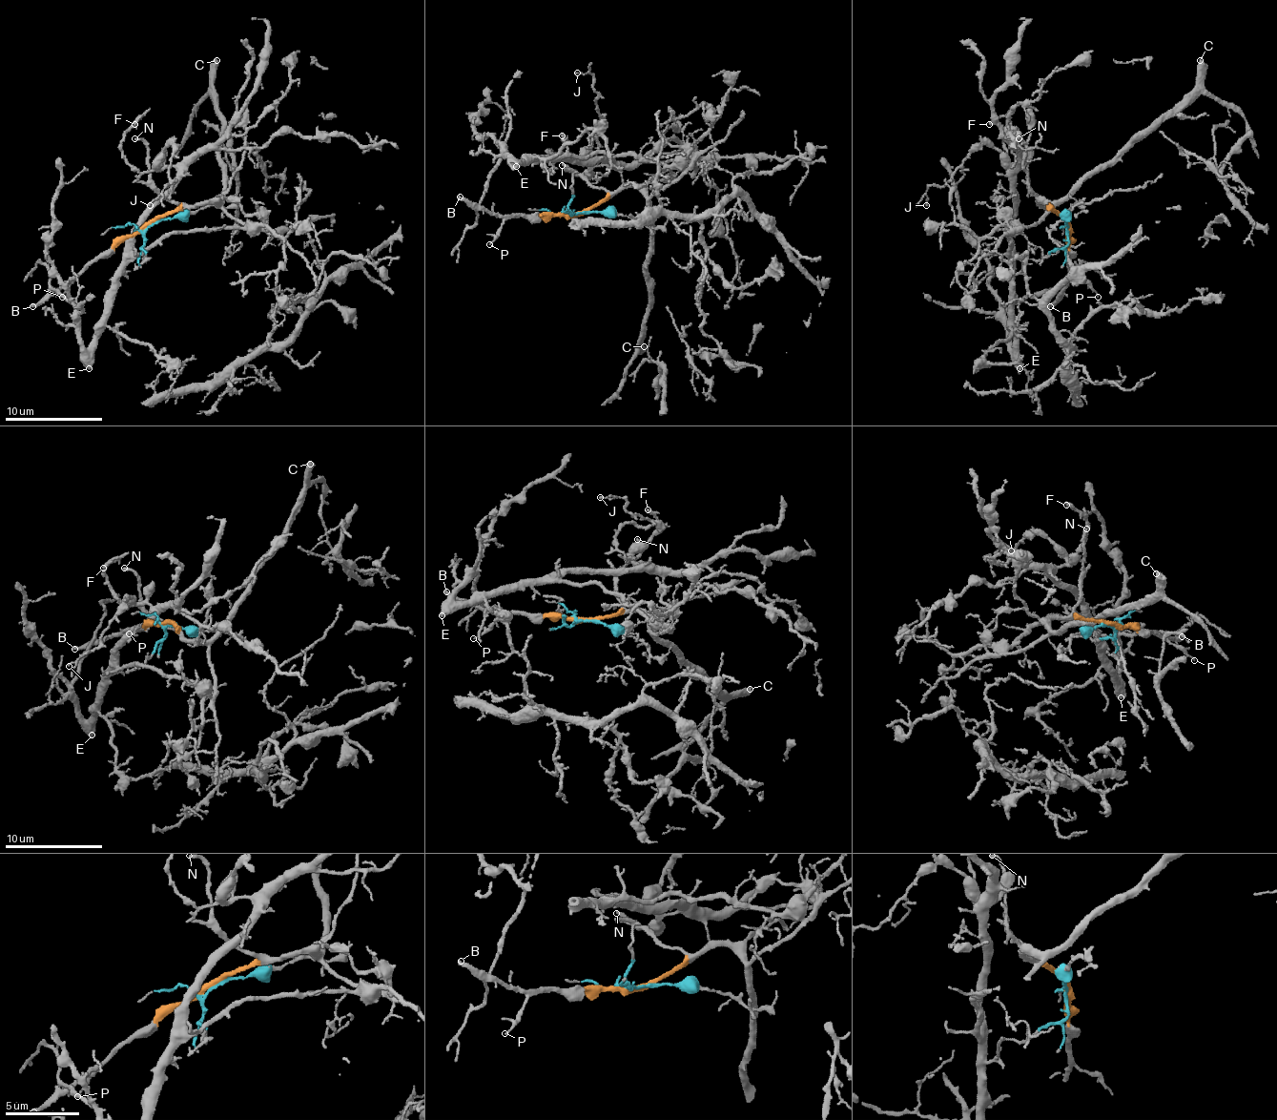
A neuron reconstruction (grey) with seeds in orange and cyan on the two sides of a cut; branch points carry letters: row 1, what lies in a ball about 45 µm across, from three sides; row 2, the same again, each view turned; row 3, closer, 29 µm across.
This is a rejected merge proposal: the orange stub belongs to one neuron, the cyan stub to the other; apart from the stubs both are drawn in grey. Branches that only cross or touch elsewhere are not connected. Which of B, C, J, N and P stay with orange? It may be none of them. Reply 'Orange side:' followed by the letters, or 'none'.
Orange side: B, C, N, P

